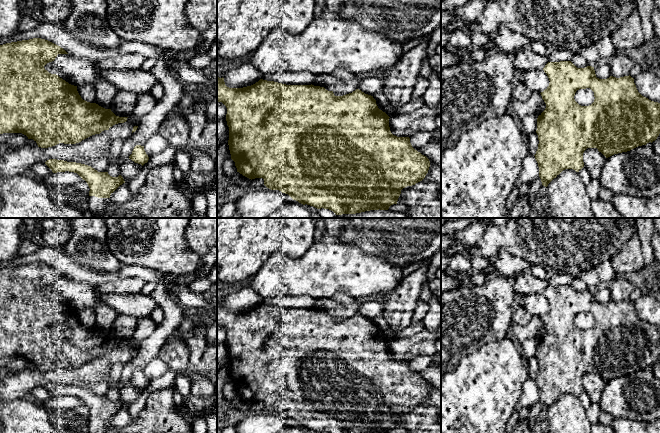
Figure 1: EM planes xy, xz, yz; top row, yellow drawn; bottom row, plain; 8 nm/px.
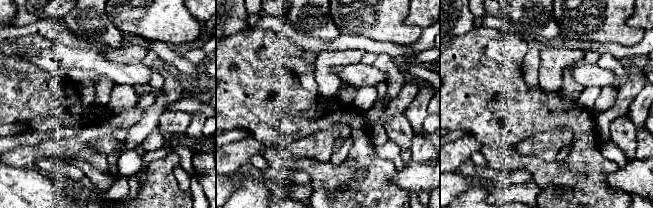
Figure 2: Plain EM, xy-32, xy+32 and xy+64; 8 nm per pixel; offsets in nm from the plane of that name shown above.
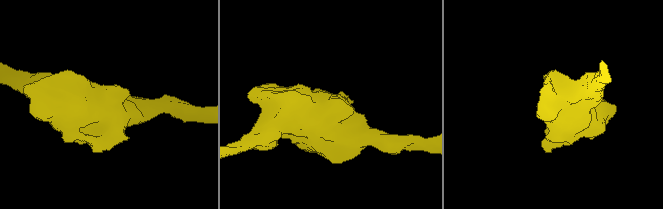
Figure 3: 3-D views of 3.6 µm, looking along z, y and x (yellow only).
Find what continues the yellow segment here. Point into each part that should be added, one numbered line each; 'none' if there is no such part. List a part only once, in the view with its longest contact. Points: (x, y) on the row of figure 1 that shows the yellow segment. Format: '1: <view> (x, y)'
1: xy (159, 197)

